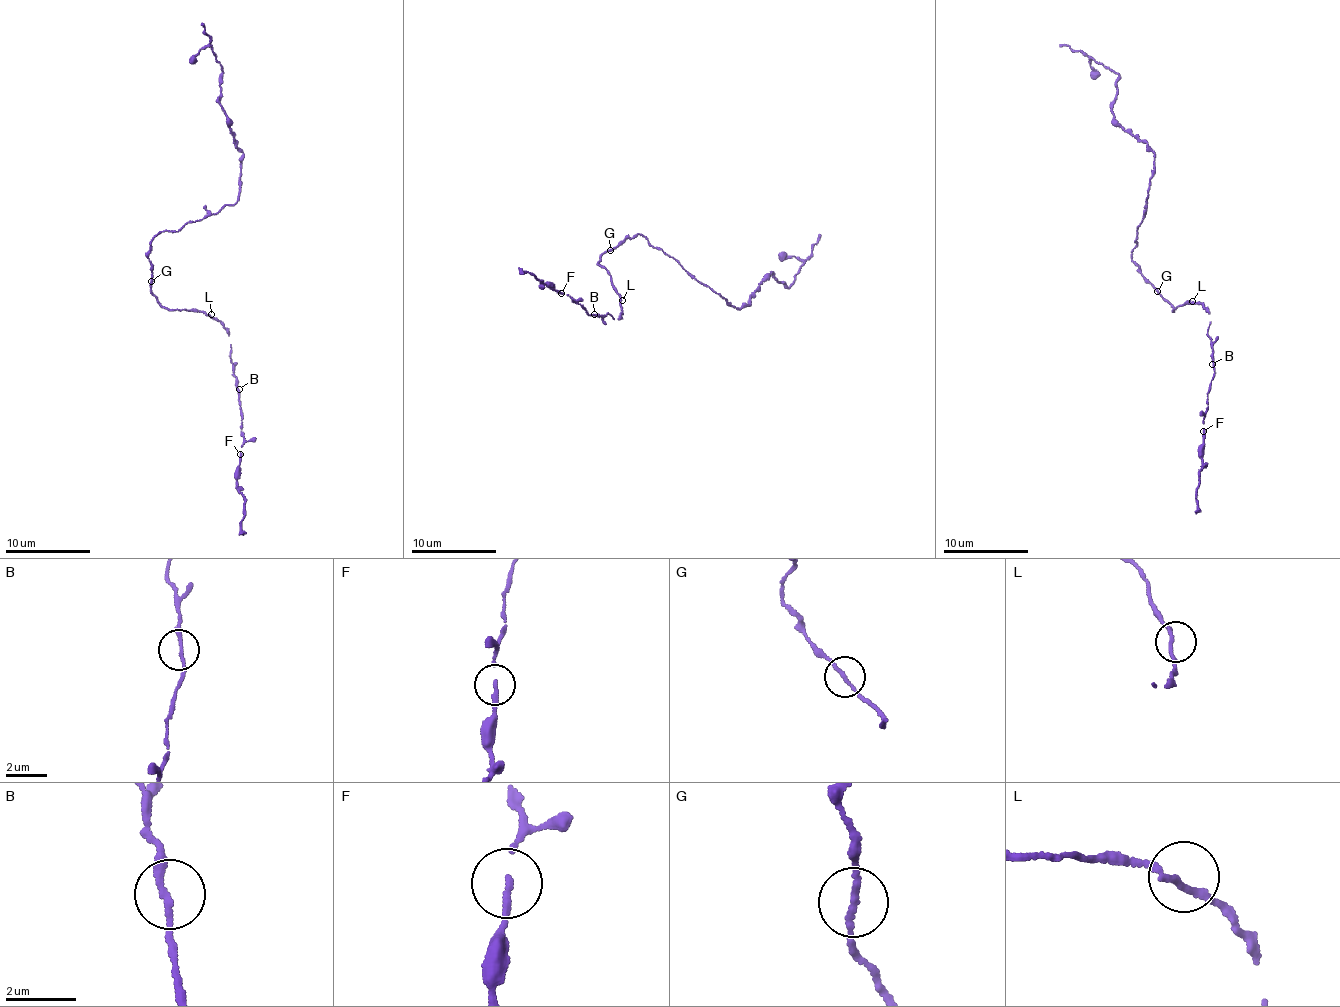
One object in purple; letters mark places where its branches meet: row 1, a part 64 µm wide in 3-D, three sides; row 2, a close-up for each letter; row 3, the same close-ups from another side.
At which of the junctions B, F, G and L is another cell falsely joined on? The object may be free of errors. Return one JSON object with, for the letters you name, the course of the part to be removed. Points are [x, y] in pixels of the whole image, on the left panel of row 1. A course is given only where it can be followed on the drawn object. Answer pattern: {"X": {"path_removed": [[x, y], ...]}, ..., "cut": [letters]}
{"cut": []}

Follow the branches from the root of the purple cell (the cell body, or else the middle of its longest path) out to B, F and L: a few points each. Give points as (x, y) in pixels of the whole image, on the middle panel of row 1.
B: (618, 246), (605, 252), (598, 262), (611, 276), (621, 312), (618, 319), (608, 313), (594, 314)
F: (618, 246), (605, 252), (598, 262), (619, 296), (618, 319), (608, 313), (587, 314), (562, 293)
L: (618, 246), (605, 252), (598, 262), (611, 276), (613, 288), (622, 300)

